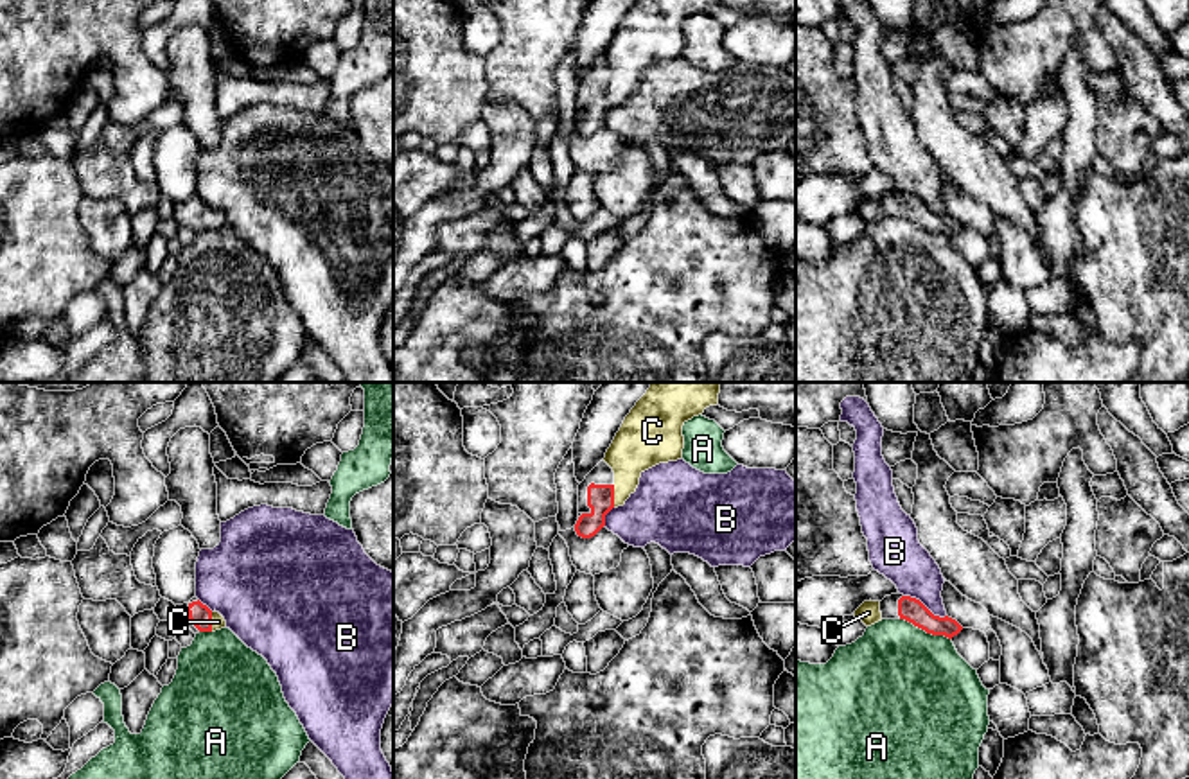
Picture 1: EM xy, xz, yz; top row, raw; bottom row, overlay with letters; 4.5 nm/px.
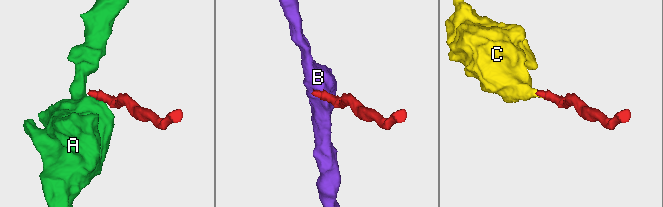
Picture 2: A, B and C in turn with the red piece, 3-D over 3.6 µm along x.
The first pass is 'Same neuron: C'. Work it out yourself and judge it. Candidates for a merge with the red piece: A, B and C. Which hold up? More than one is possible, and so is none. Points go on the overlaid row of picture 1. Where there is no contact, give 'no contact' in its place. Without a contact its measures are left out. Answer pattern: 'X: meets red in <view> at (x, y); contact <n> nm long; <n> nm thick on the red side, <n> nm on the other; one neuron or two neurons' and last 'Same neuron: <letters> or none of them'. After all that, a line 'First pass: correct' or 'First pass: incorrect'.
A: meets red in yz at (925, 630); contact 260 nm long; 110 nm thick on the red side, 480 nm on the other; two neurons
B: meets red in yz at (924, 605); contact 220 nm long; 110 nm thick on the red side, 220 nm on the other; two neurons
C: meets red in xz at (613, 496); contact 100 nm long; 130 nm thick on the red side, 220 nm on the other; one neuron
Same neuron: C
First pass: correct

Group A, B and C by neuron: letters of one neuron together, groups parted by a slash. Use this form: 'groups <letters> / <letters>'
groups A / B / C

